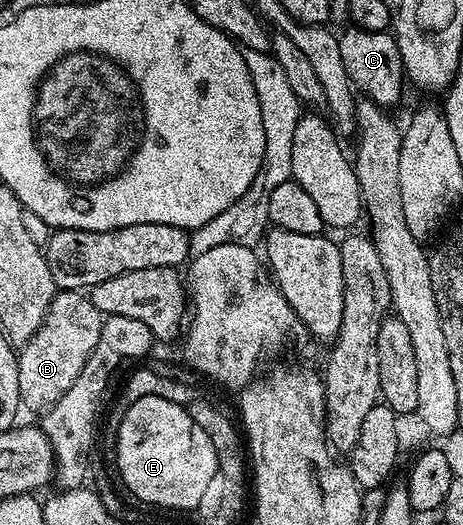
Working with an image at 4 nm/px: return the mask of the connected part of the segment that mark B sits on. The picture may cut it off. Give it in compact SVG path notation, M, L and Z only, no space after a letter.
M55 291L40 330L36 330L34 337L21 345L18 352L18 398L25 407L27 404L30 408L38 408L37 410L50 408L70 389L72 382L80 378L84 362L88 362L92 350L96 350L103 319L102 312L92 306L85 291Z

